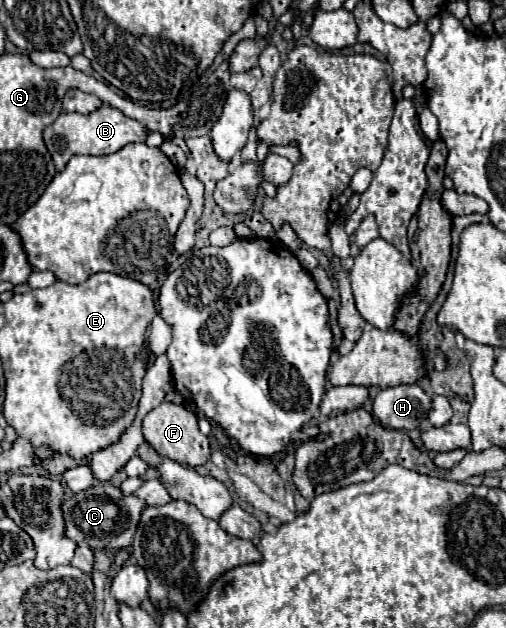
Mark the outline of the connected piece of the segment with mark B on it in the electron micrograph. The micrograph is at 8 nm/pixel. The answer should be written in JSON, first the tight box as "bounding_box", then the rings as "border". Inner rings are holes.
{"bounding_box":[44,105,146,171],"border":[[[102,105],[90,115],[60,113],[60,117],[44,129],[44,143],[48,147],[48,153],[52,155],[56,171],[62,171],[72,155],[110,155],[120,151],[128,143],[142,143],[142,141],[146,141],[142,123],[126,117],[122,111],[112,109],[110,105]]]}

